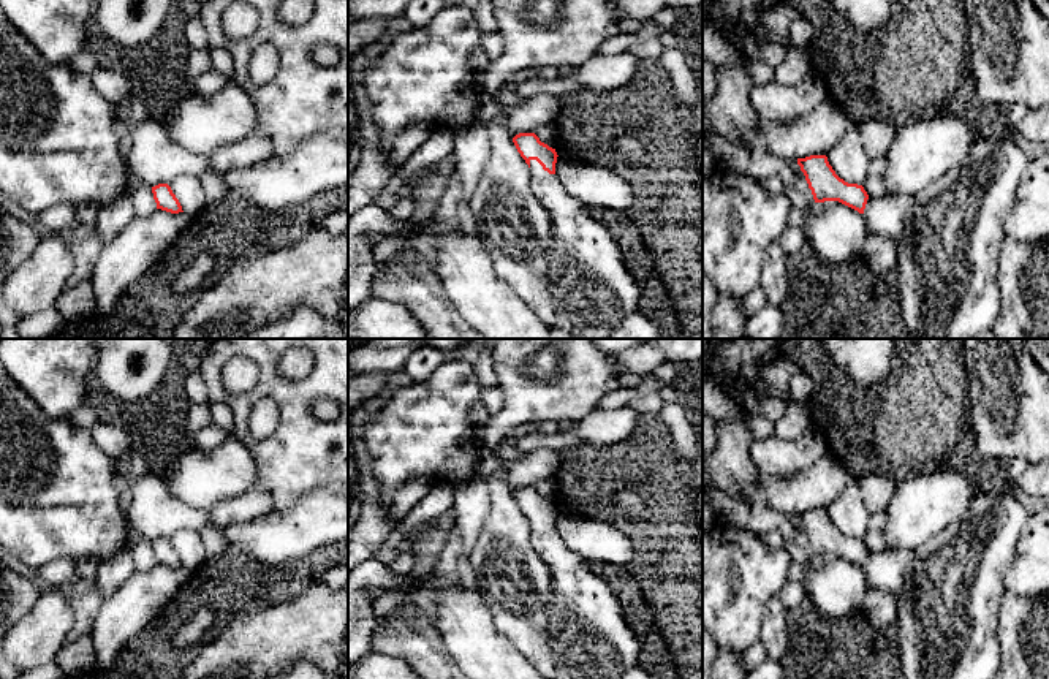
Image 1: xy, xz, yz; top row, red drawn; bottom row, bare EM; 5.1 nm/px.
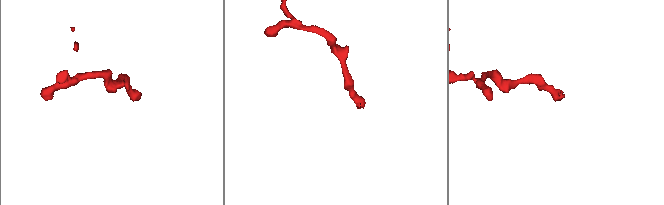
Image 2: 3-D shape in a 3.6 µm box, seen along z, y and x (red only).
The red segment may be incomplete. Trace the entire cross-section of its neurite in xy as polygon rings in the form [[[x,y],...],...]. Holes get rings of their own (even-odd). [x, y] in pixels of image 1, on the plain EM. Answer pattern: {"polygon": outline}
{"polygon": [[[158,538],[152,541],[153,554],[157,557],[157,563],[179,568],[184,567],[179,554],[172,548],[171,541],[168,538]]]}

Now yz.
{"polygon": [[[826,510],[797,513],[815,557],[839,556],[859,568],[864,568],[869,549],[862,540],[840,533]]]}

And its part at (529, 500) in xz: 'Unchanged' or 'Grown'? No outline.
Grown

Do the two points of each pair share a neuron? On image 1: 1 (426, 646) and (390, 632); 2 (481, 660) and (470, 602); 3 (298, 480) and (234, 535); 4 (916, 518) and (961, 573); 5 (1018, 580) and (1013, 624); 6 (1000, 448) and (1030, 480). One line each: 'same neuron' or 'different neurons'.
1: same neuron
2: same neuron
3: different neurons
4: different neurons
5: different neurons
6: different neurons

